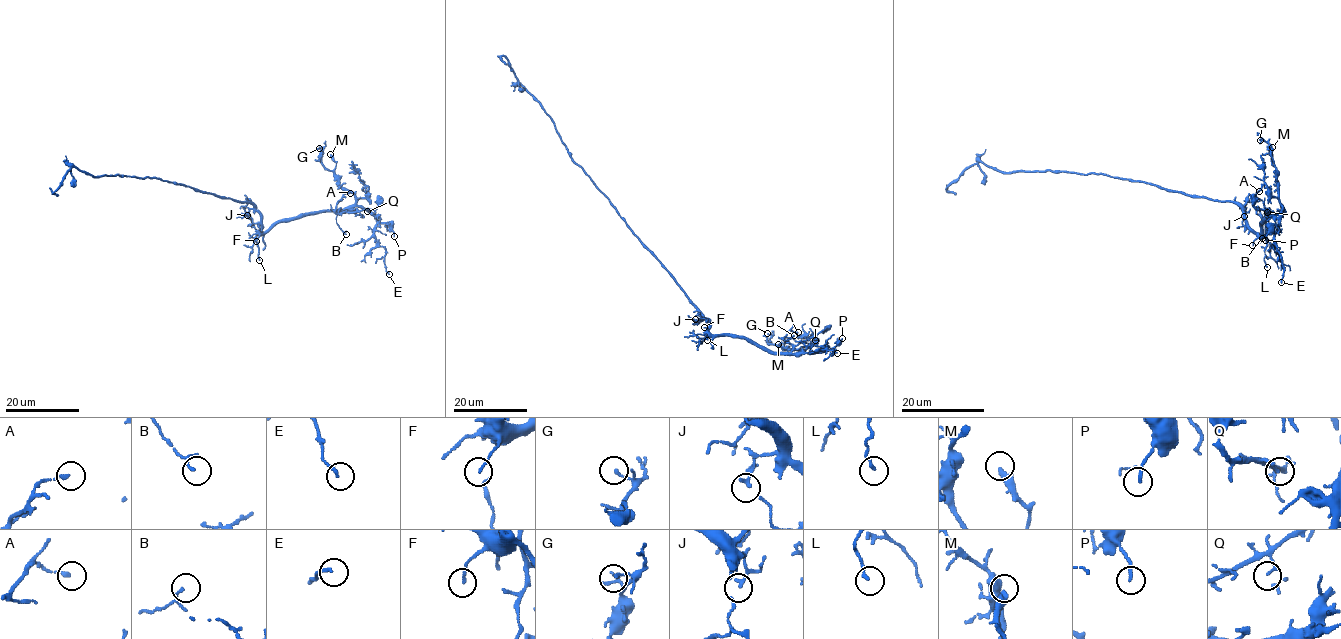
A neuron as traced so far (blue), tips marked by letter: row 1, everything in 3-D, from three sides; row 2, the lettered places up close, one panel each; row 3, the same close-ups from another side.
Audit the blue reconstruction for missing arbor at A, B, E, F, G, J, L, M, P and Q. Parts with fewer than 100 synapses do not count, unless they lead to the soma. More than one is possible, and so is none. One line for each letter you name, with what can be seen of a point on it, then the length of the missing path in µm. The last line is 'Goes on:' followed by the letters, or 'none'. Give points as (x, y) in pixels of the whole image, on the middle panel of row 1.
Goes on: none

